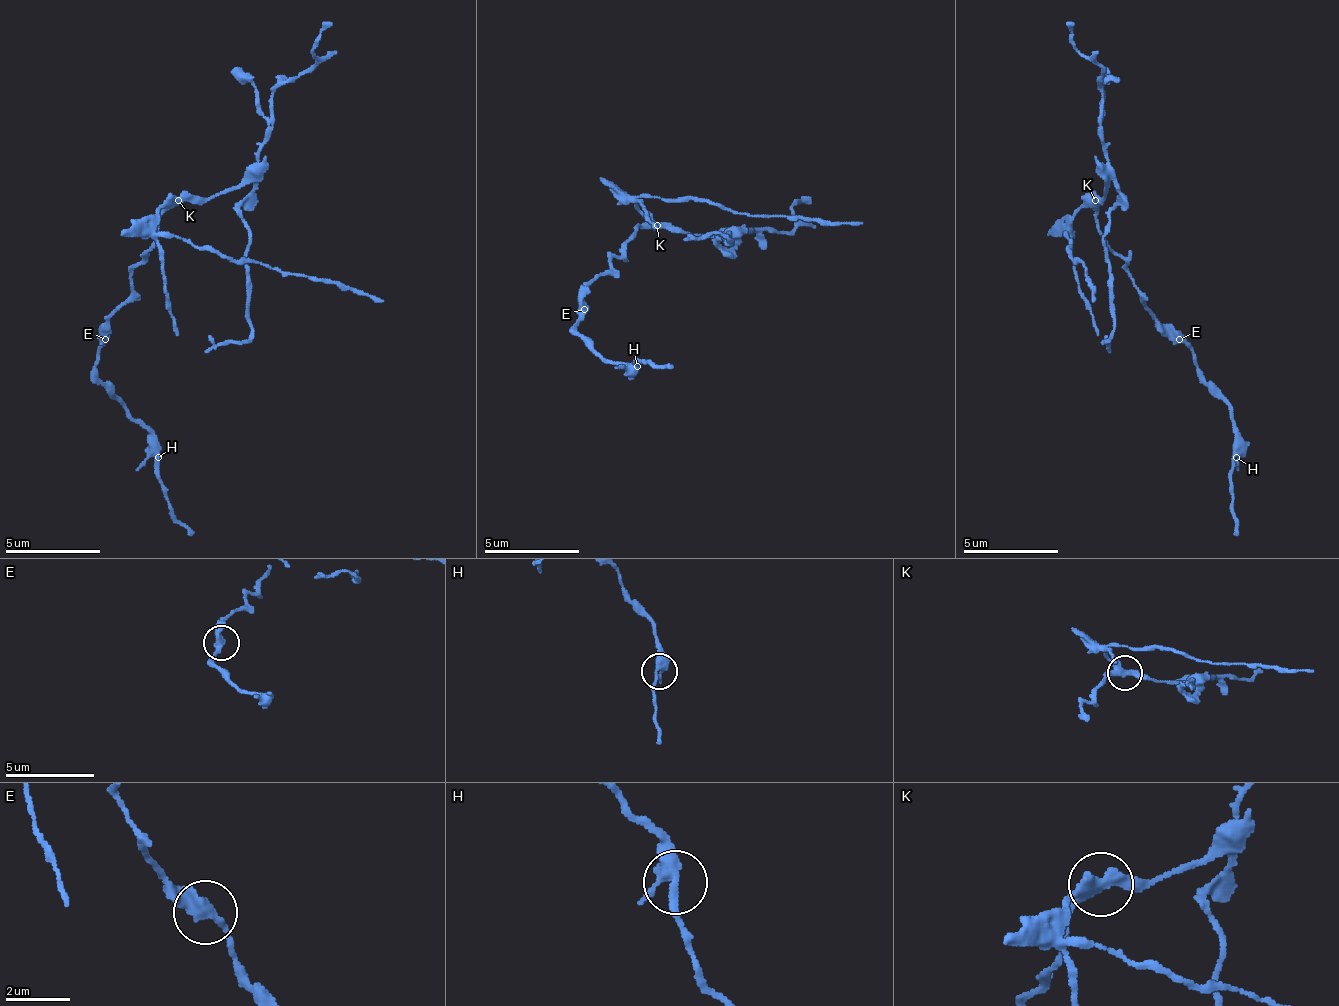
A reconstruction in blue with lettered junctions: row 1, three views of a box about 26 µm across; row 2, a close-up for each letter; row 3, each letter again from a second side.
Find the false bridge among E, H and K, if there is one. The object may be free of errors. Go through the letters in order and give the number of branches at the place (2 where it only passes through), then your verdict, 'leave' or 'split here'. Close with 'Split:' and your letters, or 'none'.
E: 2 | leave
H: 3 | leave
K: 3 | split here
Split: K

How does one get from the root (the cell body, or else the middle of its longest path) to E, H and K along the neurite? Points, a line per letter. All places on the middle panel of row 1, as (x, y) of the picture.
E: (622, 248), (613, 267), (589, 286), (584, 295), (584, 309)
H: (622, 248), (613, 267), (603, 271), (580, 295), (580, 319), (575, 328), (608, 361), (637, 366)
K: (622, 248), (637, 229), (651, 229), (656, 224)

